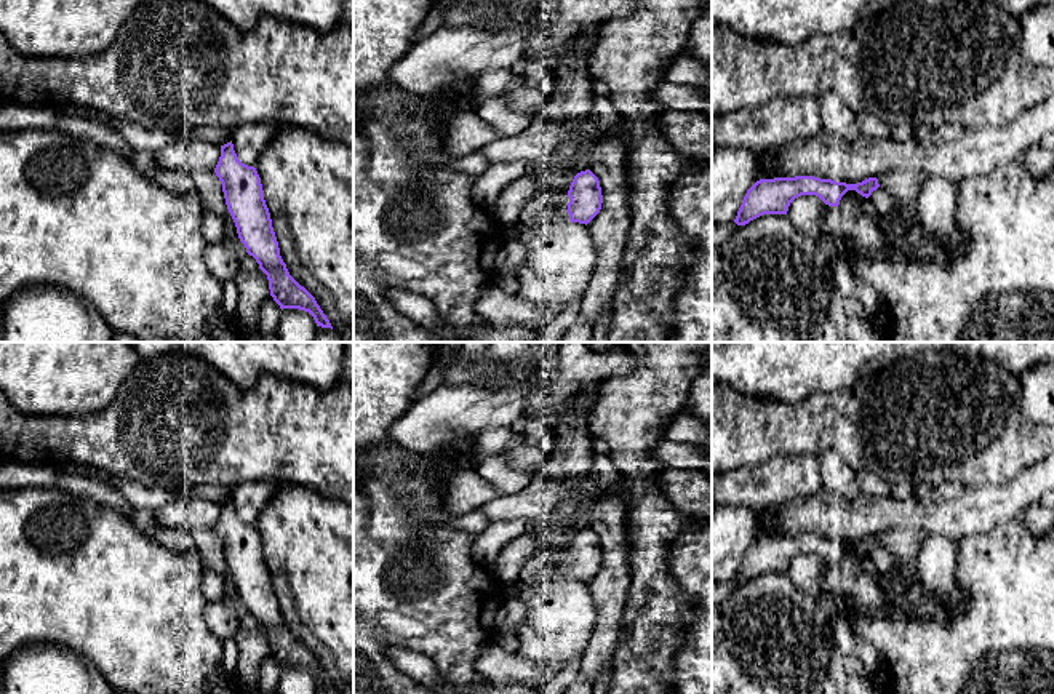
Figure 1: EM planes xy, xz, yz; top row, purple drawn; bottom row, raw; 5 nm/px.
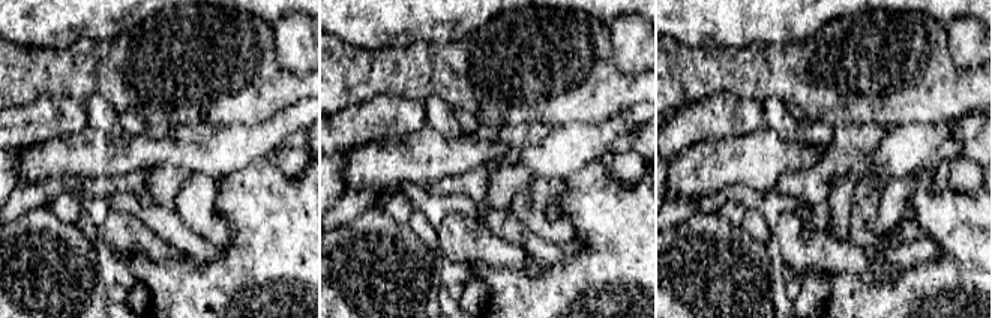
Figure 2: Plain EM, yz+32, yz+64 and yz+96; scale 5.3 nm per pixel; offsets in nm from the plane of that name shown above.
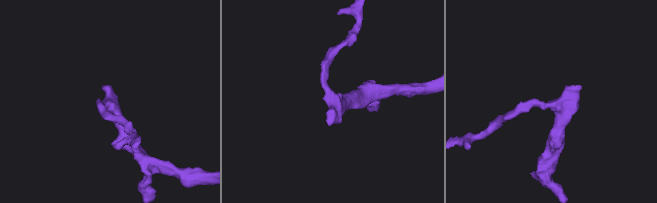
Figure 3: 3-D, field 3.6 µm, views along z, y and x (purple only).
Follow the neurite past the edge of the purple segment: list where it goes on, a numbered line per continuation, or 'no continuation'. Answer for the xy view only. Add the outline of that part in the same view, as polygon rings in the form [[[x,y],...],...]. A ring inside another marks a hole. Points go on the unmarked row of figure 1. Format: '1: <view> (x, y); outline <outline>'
no continuation

